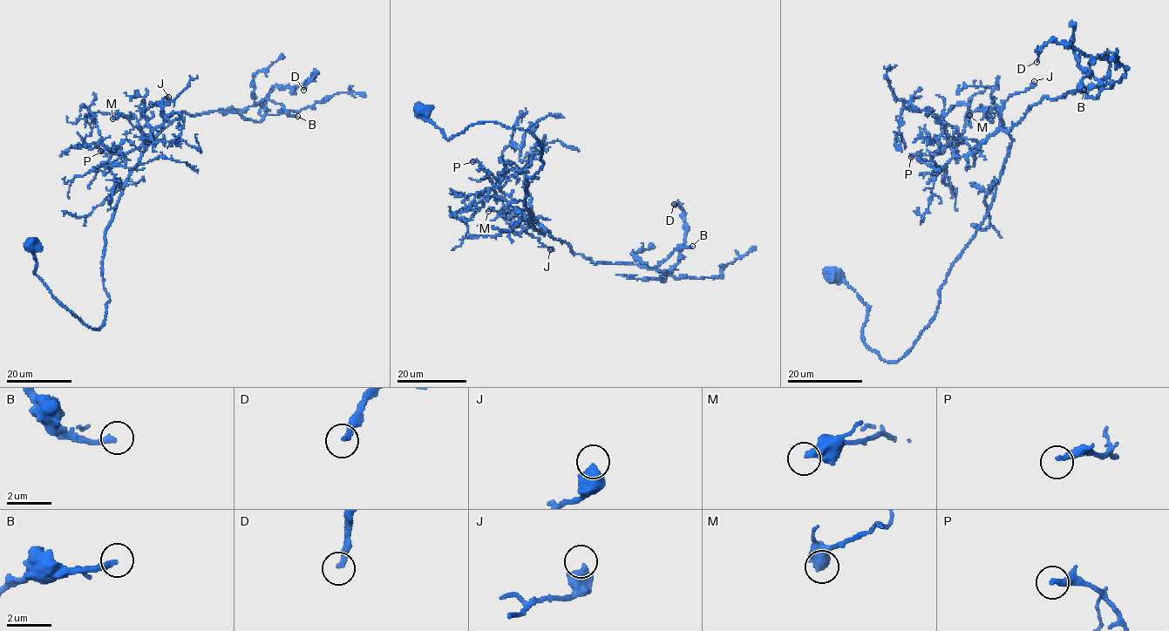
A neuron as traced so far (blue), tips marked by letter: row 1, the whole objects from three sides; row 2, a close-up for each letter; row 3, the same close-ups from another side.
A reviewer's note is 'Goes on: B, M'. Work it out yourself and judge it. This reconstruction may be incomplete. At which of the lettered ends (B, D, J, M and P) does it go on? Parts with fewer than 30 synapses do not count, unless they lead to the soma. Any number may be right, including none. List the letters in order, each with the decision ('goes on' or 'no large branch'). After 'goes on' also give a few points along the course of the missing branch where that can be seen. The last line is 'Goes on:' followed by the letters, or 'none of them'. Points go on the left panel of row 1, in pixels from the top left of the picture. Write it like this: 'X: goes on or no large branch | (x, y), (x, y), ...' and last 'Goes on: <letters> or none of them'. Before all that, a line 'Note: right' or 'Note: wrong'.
Note: wrong
B: goes on | (297, 116), (303, 107), (302, 99), (292, 84), (292, 73), (333, 34)
D: goes on | (303, 90), (297, 103), (288, 111), (293, 104)
J: no large branch
M: no large branch
P: no large branch
Goes on: B, D

